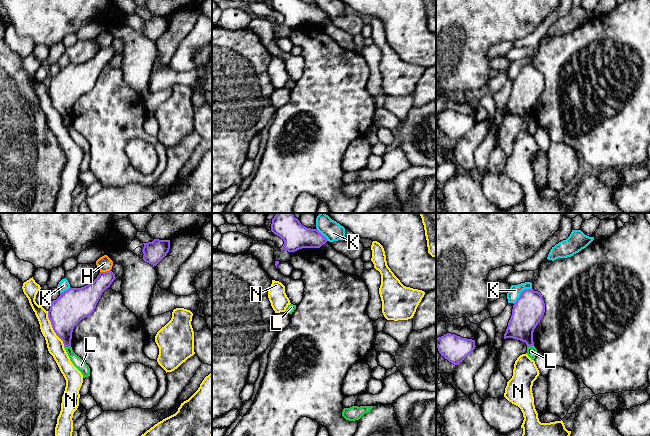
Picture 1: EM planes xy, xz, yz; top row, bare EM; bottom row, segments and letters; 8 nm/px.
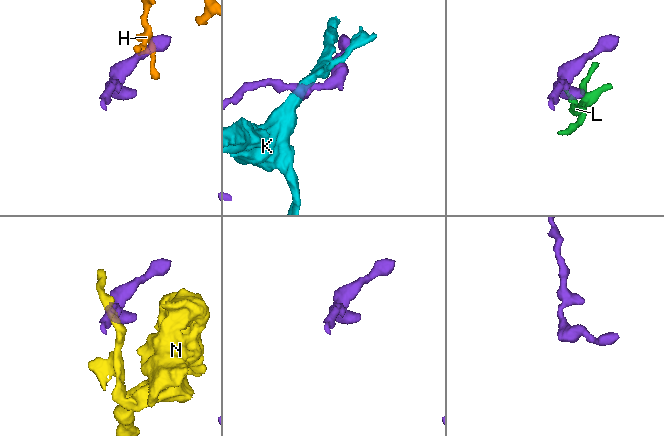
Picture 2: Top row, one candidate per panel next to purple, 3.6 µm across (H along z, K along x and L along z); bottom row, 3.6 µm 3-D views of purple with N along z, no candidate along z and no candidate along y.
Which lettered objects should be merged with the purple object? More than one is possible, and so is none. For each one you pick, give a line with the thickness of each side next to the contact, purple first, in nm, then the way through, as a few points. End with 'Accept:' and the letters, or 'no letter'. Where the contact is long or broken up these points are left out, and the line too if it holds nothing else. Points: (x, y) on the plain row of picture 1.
L: 240 nm thick on the purple side, 90 nm on the other; runs through xy (64, 91), (64, 109), (67, 122), (72, 132), (81, 141)
Accept: L

